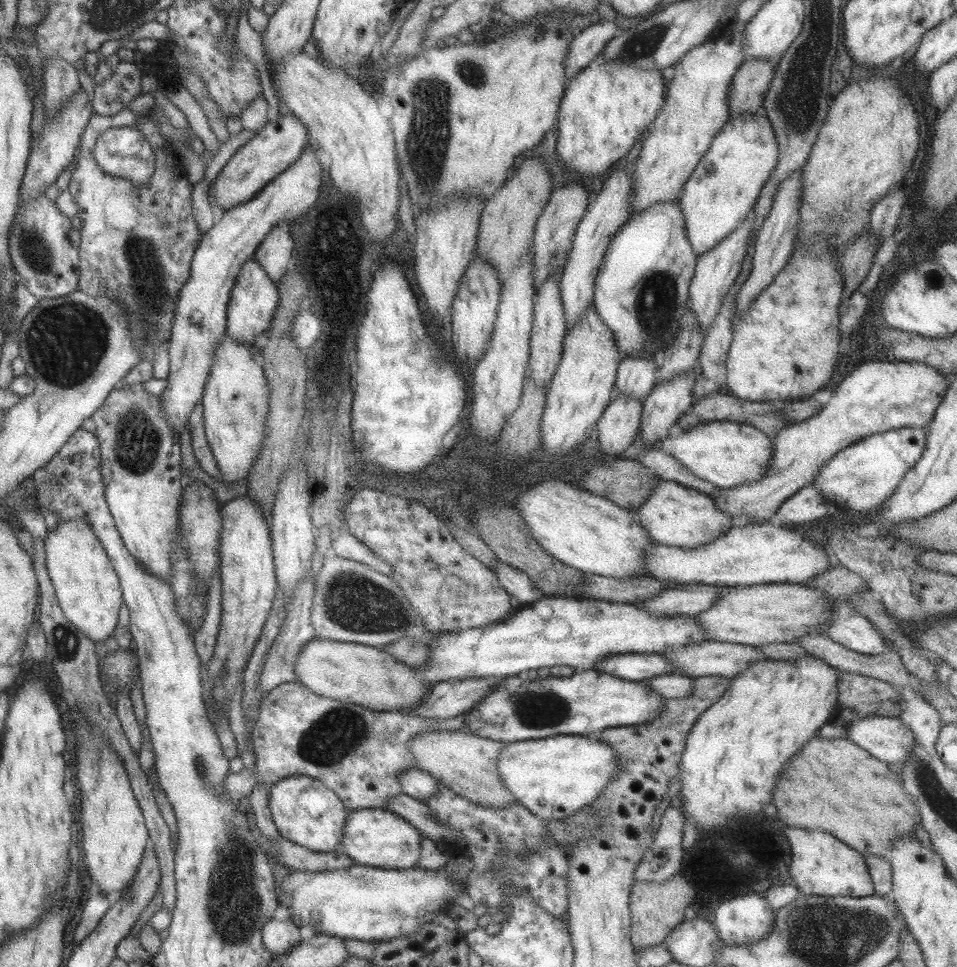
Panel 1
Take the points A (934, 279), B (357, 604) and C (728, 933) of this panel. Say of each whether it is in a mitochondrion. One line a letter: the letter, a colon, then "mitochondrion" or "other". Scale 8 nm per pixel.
A: other
B: mitochondrion
C: other

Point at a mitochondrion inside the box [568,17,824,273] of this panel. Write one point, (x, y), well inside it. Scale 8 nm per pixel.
(638, 47)

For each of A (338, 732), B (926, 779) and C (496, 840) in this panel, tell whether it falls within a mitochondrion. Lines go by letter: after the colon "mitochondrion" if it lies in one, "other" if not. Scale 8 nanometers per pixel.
A: mitochondrion
B: mitochondrion
C: mitochondrion

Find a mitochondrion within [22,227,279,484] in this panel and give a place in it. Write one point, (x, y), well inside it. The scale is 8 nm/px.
(65, 342)

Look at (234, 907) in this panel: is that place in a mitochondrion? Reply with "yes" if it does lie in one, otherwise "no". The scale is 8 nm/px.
yes

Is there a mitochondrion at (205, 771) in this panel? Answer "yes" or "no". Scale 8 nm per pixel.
yes

